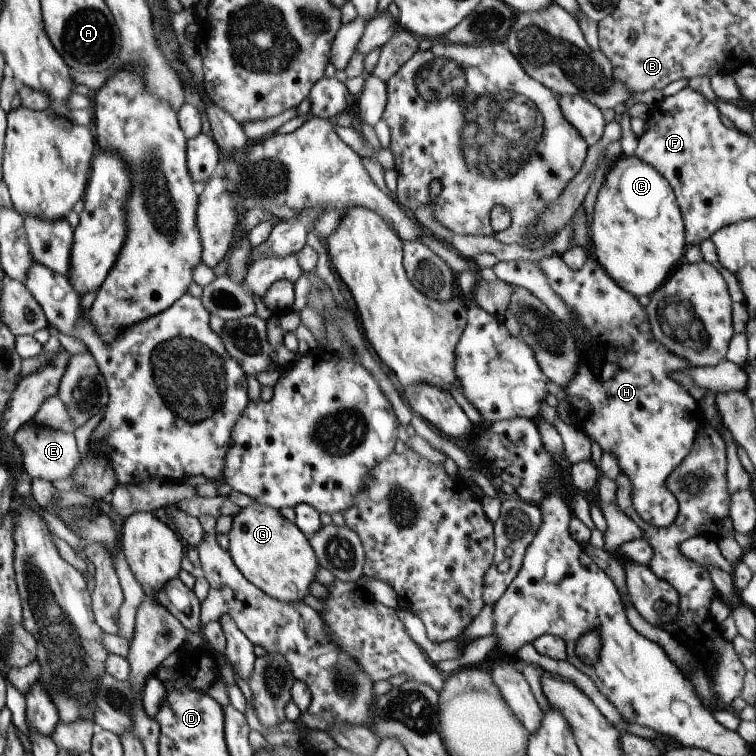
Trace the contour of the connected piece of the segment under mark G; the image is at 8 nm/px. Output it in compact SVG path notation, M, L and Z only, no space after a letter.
M257 501L239 509L231 518L231 526L226 534L226 551L237 570L253 586L275 600L302 601L319 566L308 539L296 524L281 516L278 510Z

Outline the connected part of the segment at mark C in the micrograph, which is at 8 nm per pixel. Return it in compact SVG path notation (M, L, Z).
M622 154L606 170L597 191L591 224L589 255L625 292L649 296L683 262L682 216L669 183L645 161Z

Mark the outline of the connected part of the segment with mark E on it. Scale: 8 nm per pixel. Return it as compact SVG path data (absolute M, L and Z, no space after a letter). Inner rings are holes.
M29 420L12 434L12 442L20 450L20 464L31 480L43 479L51 483L52 480L66 478L80 460L71 429L54 429Z

